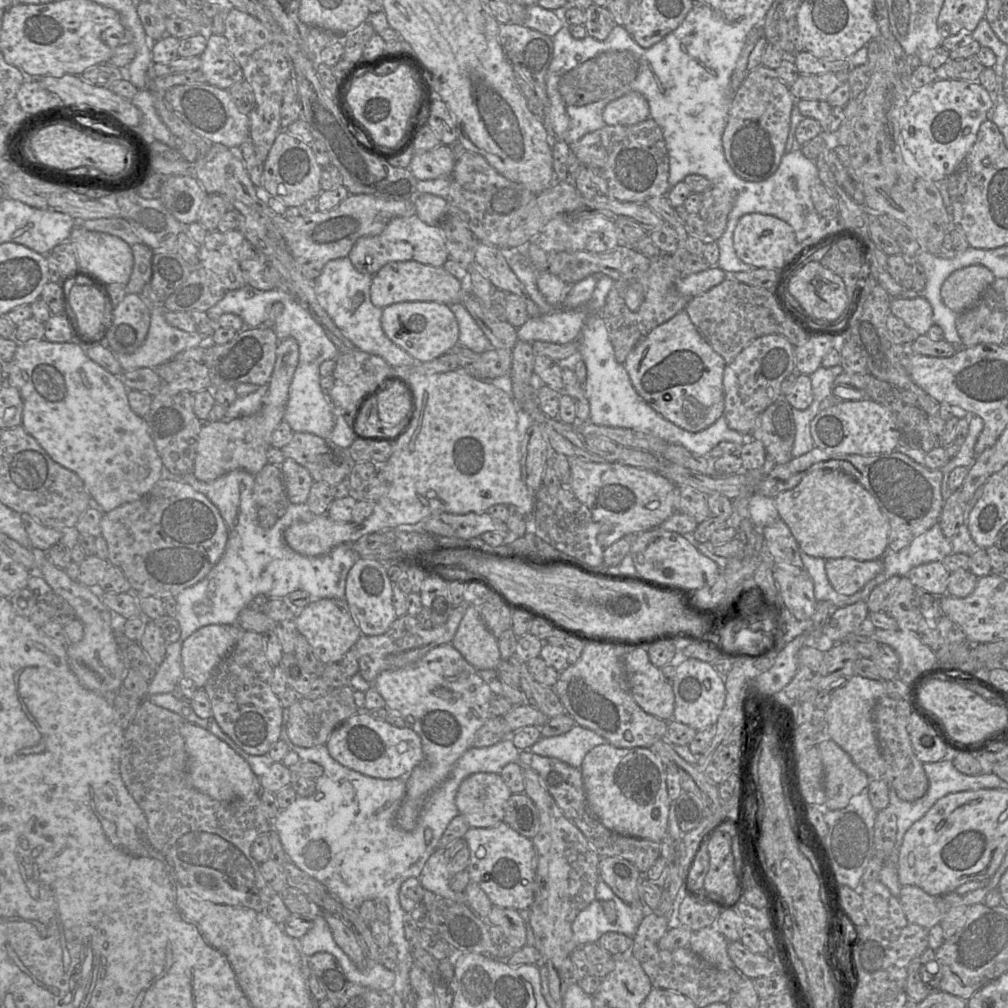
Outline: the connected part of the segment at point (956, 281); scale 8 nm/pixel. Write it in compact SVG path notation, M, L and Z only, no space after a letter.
M982 265L958 269L943 282L942 301L953 313L961 314L977 303L995 279L995 275Z

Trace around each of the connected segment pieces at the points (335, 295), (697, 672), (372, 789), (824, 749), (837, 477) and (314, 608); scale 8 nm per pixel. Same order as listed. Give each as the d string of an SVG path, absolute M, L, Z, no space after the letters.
M347 257L329 261L314 280L317 301L356 349L379 356L392 367L428 363L417 361L385 335L381 326L382 308L373 305L370 299L371 283L372 276L358 272Z
M695 658L679 662L671 685L675 698L673 720L697 731L715 726L724 707L726 687L723 676L710 663Z
M283 724L280 739L287 744L290 750L298 754L301 761L321 765L323 774L315 780L316 792L314 795L311 797L298 796L288 808L281 810L273 819L273 829L292 862L303 872L322 883L344 907L357 911L366 900L379 899L385 902L389 911L389 937L397 951L393 992L400 998L402 994L408 995L408 991L411 991L409 972L413 966L413 960L405 939L404 916L408 913L404 912L399 902L400 887L408 878L419 877L425 863L436 850L448 824L459 814L455 797L462 781L476 773L500 774L504 766L518 762L520 750L509 738L488 747L470 747L454 765L448 778L428 796L416 827L407 832L397 827L394 821L396 812L406 795L405 778L373 778L344 767L330 756L325 745L303 748L293 744Z
M827 739L817 748L824 768L825 806L828 810L843 809L853 796L867 789L871 779L833 740Z
M838 470L809 471L793 489L774 498L779 514L802 552L812 557L881 559L888 551L889 522L875 498L855 479Z
M322 598L295 614L298 632L305 637L316 657L324 664L339 663L362 635L344 599Z

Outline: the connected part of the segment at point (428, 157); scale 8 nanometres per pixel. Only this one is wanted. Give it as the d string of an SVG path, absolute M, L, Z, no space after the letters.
M440 145L421 154L415 154L408 166L418 181L449 177L454 169L456 155L447 145Z

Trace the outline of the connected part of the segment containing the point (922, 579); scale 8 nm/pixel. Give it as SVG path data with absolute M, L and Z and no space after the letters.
M930 562L911 569L907 578L914 586L941 597L947 592L949 575L950 572L942 562Z

